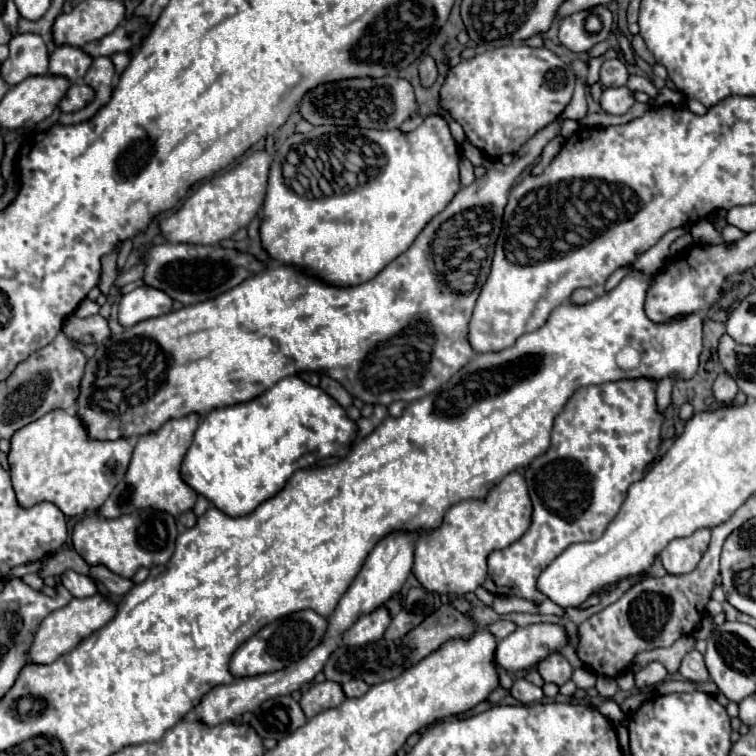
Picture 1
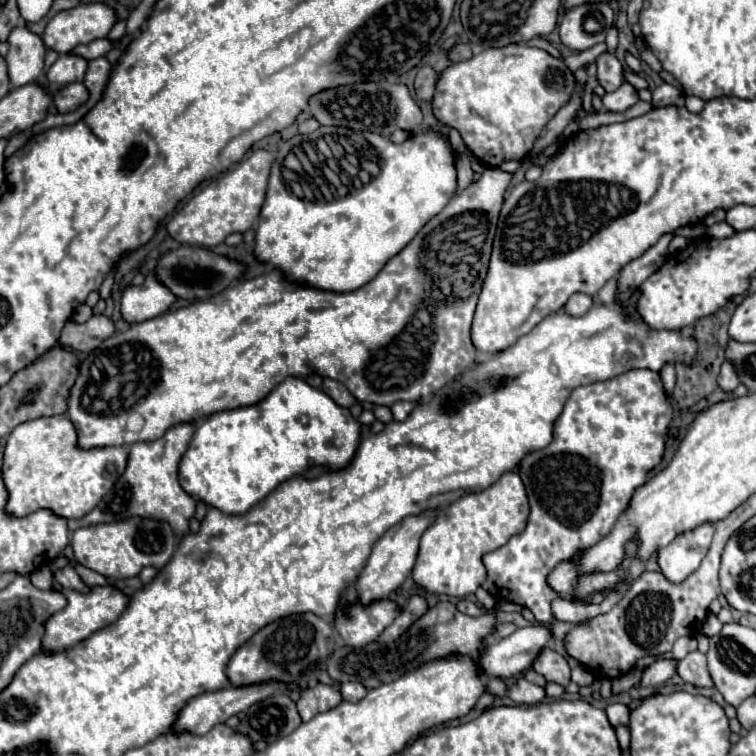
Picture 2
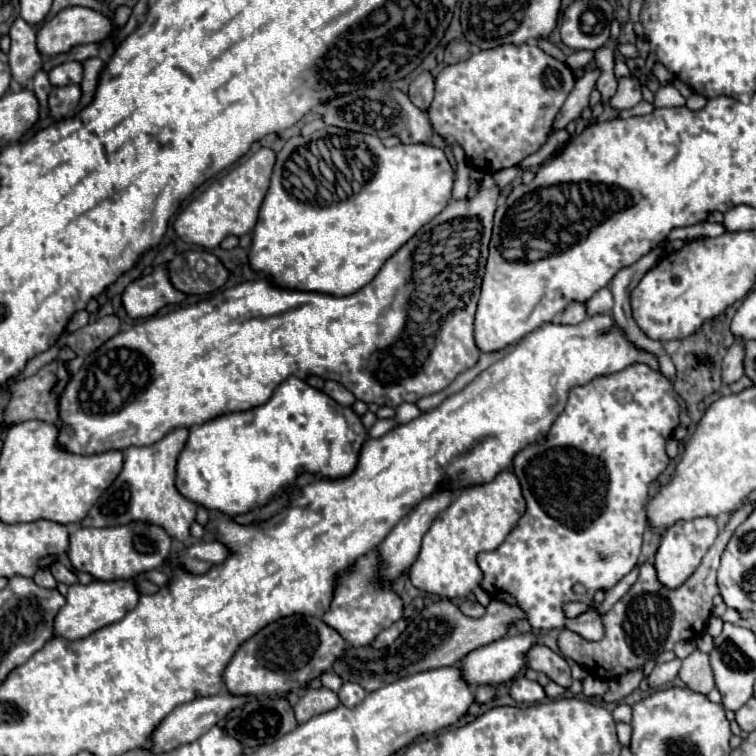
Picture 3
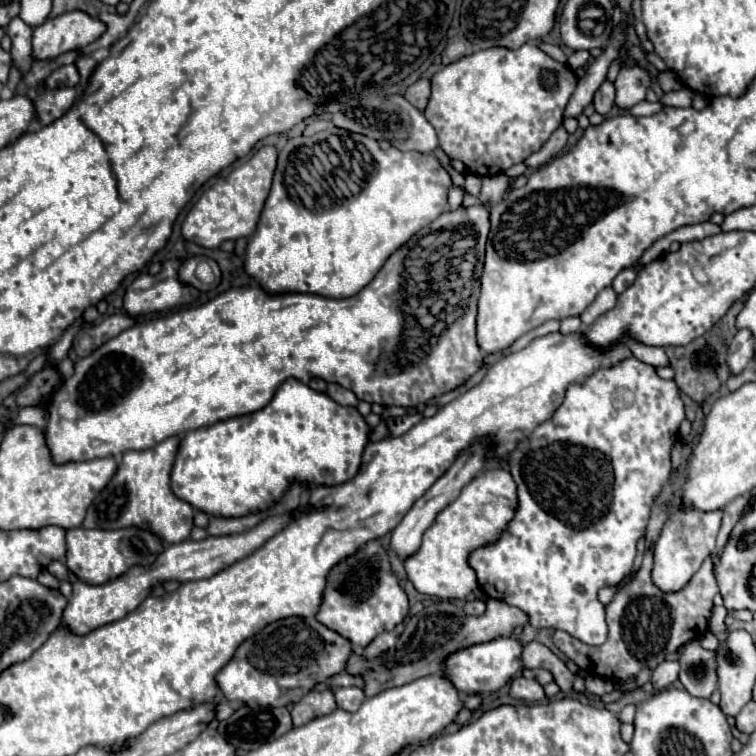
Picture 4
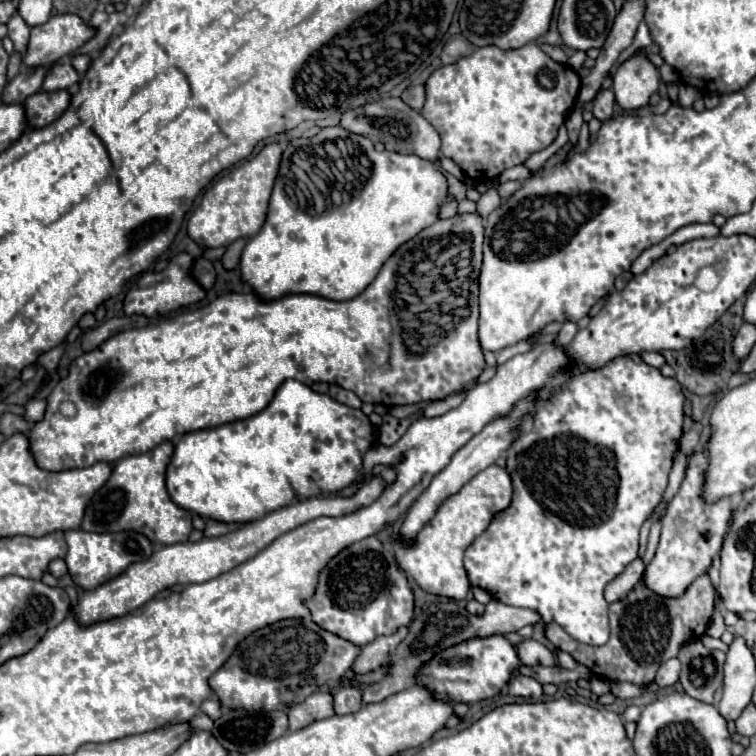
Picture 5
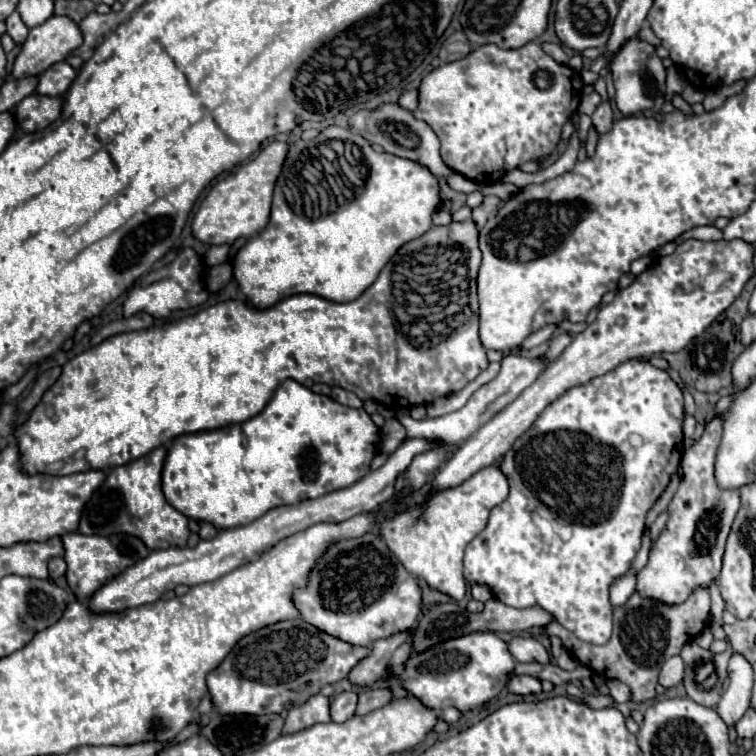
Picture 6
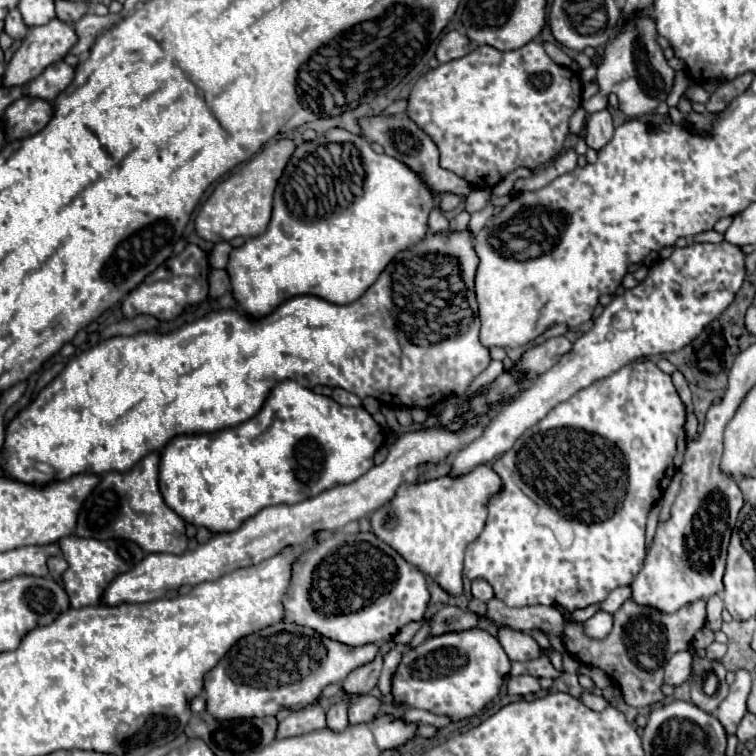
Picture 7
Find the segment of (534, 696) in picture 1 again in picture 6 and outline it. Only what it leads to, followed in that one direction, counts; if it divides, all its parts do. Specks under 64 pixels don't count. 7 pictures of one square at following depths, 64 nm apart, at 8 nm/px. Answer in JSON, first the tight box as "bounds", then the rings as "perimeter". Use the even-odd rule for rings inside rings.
{"bounds":[508,676,542,696],"perimeter":[[[512,676],[510,682],[508,682],[508,690],[512,694],[526,696],[526,694],[540,694],[542,686],[540,686],[538,678],[532,678],[532,676]]]}

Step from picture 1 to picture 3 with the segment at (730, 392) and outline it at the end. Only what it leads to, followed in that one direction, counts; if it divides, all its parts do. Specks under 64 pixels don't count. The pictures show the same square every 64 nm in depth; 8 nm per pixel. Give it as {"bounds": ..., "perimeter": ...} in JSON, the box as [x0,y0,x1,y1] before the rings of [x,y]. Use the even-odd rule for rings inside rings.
{"bounds":[722,338,746,384],"perimeter":[[[736,338],[734,344],[728,348],[724,362],[722,362],[722,382],[724,384],[736,382],[744,374],[744,352],[746,352],[746,342],[742,338]]]}

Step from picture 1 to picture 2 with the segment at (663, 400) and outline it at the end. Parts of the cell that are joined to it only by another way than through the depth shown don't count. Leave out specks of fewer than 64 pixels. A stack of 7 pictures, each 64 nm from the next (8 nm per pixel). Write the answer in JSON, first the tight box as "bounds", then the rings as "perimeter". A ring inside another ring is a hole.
{"bounds":[660,364,676,394],"perimeter":[[[664,364],[664,368],[660,370],[660,376],[662,376],[662,382],[666,384],[666,392],[672,394],[672,390],[674,390],[674,382],[676,382],[674,366],[672,366],[672,364]]]}

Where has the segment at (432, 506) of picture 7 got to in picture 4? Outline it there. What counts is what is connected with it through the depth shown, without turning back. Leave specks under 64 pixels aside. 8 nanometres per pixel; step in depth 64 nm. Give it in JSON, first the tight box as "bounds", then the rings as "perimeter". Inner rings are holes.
{"bounds":[404,466,516,600],"perimeter":[[[490,466],[474,476],[472,482],[462,488],[460,496],[452,504],[448,504],[436,516],[434,524],[424,532],[418,552],[404,558],[404,568],[414,588],[422,594],[454,600],[462,600],[472,590],[476,590],[478,582],[474,570],[466,564],[466,558],[478,546],[494,542],[500,536],[500,532],[512,520],[516,506],[516,484],[508,470]]]}

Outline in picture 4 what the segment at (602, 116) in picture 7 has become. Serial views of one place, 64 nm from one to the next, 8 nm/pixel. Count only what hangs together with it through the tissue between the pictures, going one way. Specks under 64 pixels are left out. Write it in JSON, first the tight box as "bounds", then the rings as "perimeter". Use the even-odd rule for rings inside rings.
{"bounds":[594,82,614,116],"perimeter":[[[604,82],[600,88],[598,88],[598,92],[594,94],[594,108],[596,108],[596,112],[598,114],[602,114],[602,116],[606,116],[610,110],[612,110],[612,106],[614,106],[614,84],[612,82]]]}

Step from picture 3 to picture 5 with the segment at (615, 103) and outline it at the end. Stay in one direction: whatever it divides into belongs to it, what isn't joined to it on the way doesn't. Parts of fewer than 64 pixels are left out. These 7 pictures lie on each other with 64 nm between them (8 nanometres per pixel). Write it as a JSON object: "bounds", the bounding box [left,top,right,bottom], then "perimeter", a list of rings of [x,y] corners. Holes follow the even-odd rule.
{"bounds":[614,50,660,110],"perimeter":[[[638,50],[634,52],[626,62],[622,62],[614,74],[614,94],[616,94],[616,102],[622,110],[638,110],[650,104],[650,96],[656,94],[660,88],[660,70],[658,66],[652,64],[652,60],[648,58],[646,50]]]}

